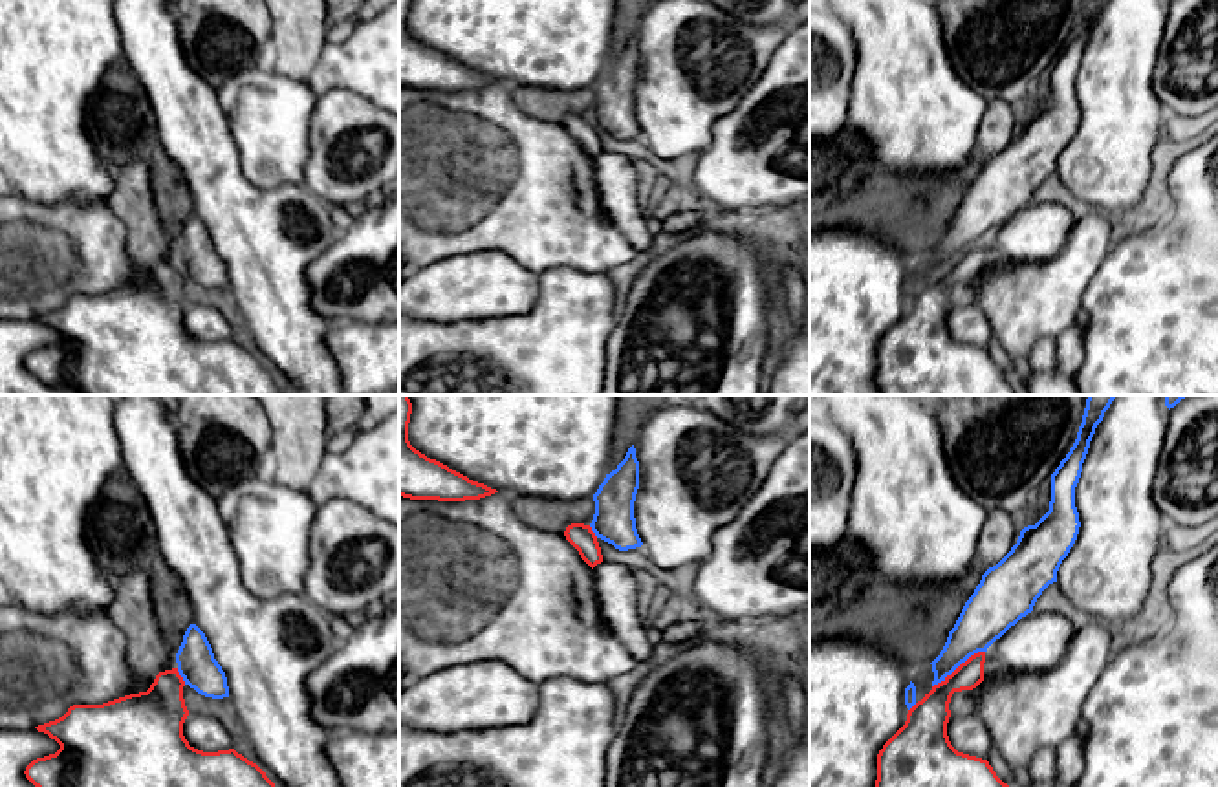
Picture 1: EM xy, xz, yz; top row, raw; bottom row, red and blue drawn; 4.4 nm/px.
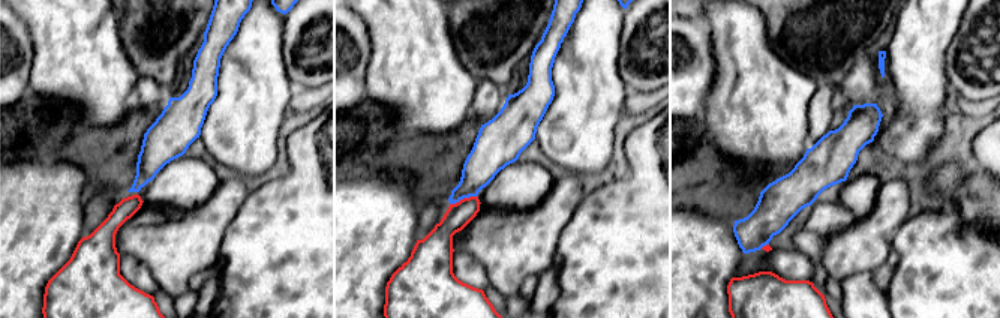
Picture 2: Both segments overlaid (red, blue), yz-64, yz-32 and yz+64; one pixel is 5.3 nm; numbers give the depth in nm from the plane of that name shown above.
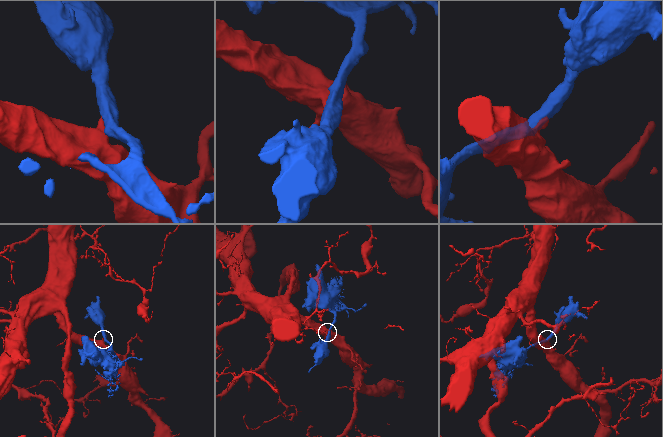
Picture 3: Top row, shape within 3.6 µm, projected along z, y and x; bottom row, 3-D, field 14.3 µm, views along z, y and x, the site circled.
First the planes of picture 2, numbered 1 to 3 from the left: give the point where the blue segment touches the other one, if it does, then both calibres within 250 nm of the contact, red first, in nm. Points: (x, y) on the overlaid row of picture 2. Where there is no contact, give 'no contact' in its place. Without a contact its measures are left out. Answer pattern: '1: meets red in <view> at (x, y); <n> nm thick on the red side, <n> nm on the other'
1: no contact
2: meets red in yz-32 at (464, 198); 140 nm thick on the red side, 190 nm on the other
3: meets red in yz+64 at (763, 246); 40 nm thick on the red side, 220 nm on the other

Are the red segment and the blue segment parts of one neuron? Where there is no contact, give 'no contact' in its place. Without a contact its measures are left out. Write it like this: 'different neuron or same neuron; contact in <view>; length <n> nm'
different neuron; contact in yz; length 280 nm

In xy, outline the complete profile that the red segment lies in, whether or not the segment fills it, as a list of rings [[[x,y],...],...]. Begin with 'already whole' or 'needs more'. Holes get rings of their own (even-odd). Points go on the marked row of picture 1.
already whole | [[[178,668],[165,670],[156,675],[154,683],[147,692],[130,694],[103,705],[73,705],[68,708],[68,712],[62,717],[35,727],[38,732],[44,732],[51,739],[55,739],[60,745],[60,749],[55,754],[33,760],[24,771],[26,778],[35,787],[275,787],[275,783],[266,776],[266,772],[256,763],[249,761],[234,749],[203,752],[189,745],[189,741],[183,736],[183,723],[189,716],[183,699],[183,686],[185,681],[179,675]]]

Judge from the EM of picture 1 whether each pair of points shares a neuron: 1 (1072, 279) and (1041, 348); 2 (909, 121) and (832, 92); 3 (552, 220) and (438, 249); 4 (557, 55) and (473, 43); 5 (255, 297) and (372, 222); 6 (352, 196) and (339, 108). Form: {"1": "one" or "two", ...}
{"1": "two", "2": "two", "3": "one", "4": "one", "5": "two", "6": "one"}

